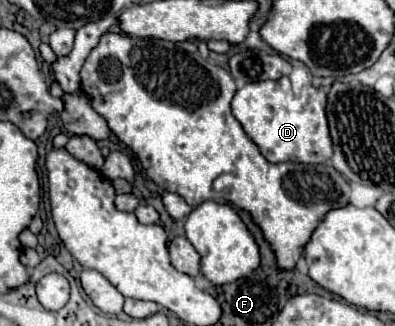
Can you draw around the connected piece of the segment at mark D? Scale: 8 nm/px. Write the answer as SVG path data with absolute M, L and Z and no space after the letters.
M290 79L248 83L236 91L232 99L232 113L242 123L248 137L260 147L270 163L324 163L332 157L332 141L326 123L326 95L314 85L306 85L300 93L292 91Z

